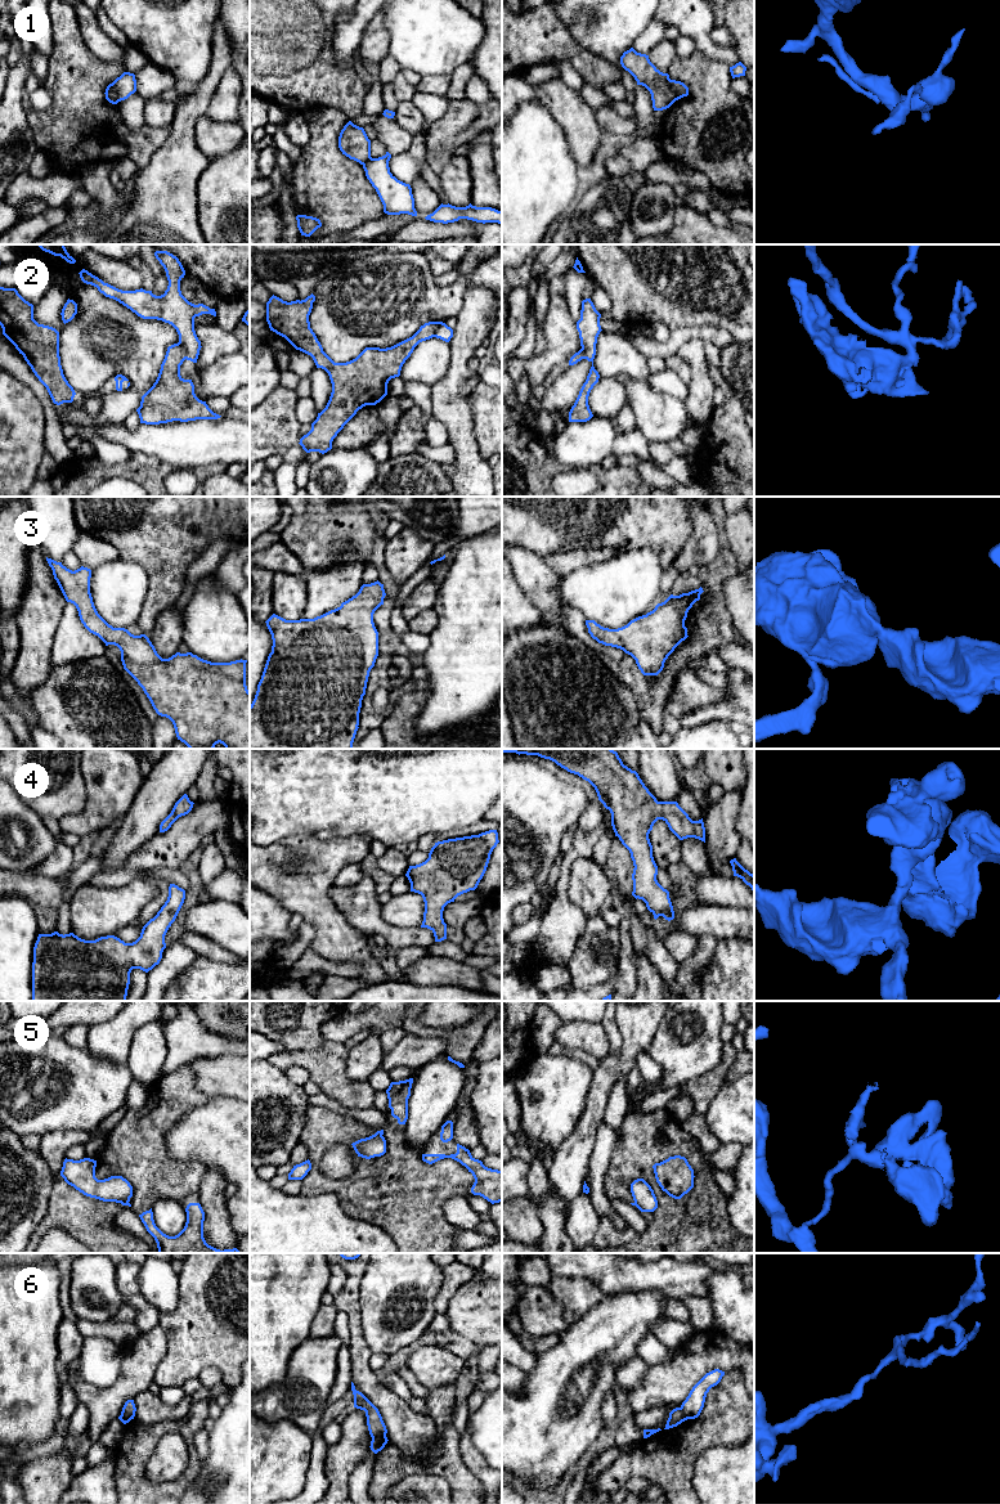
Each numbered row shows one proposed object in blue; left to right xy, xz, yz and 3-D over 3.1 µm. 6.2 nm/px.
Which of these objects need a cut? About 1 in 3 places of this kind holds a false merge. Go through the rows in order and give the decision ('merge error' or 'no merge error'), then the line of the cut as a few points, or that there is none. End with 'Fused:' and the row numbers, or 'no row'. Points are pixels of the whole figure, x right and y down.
1: merge error; cut in yz along (669, 80), (669, 86), (676, 99)
2: merge error; cut in xy along (178, 342), (183, 348), (185, 358)
3: no merge error; no cut
4: no merge error; no cut
5: merge error; cut in xz along (376, 1132), (381, 1136)
6: merge error; cut in xz along (385, 1435), (372, 1439)
Fused: 1, 2, 5, 6

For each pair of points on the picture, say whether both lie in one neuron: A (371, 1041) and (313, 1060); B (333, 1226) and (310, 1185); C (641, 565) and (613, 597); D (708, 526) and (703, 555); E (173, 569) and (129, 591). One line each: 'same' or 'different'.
A: different
B: different
C: same
D: same
E: different

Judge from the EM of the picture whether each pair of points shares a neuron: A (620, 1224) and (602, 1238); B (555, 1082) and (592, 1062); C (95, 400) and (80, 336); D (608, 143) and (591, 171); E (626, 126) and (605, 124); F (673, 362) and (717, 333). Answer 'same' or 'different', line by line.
A: different
B: different
C: different
D: same
E: same
F: different

